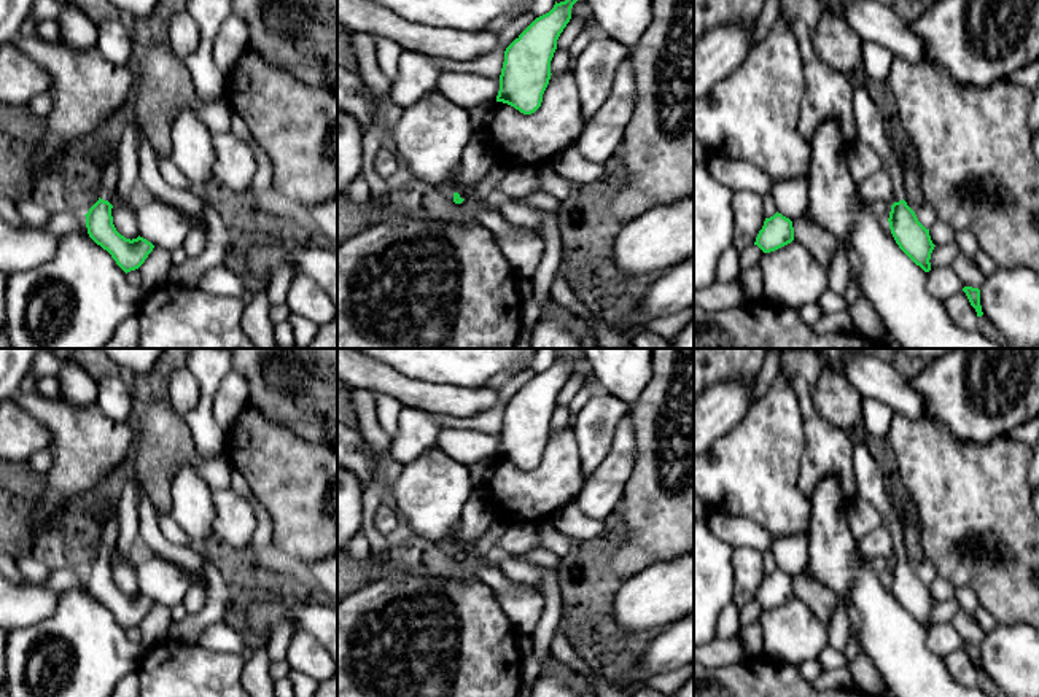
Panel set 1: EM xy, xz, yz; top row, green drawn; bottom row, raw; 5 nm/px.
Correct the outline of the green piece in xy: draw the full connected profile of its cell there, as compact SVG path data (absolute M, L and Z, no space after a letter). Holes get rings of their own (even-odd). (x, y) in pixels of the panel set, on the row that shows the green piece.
M113 156L102 175L99 201L84 216L89 237L107 250L116 264L127 274L145 263L154 245L140 236L132 240L126 239L116 231L111 216L113 205L108 201L110 194L116 191L118 183L118 156Z

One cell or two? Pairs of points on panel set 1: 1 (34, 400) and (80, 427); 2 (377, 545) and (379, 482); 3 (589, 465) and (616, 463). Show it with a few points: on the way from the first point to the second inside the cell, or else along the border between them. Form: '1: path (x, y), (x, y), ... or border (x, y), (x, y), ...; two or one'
1: path (45, 411), (56, 414), (69, 425); one
2: path (368, 529), (371, 498); one
3: border (614, 432), (605, 459), (586, 478); two

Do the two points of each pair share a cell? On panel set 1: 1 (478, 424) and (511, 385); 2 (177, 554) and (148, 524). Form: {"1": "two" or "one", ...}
{"1": "one", "2": "one"}

